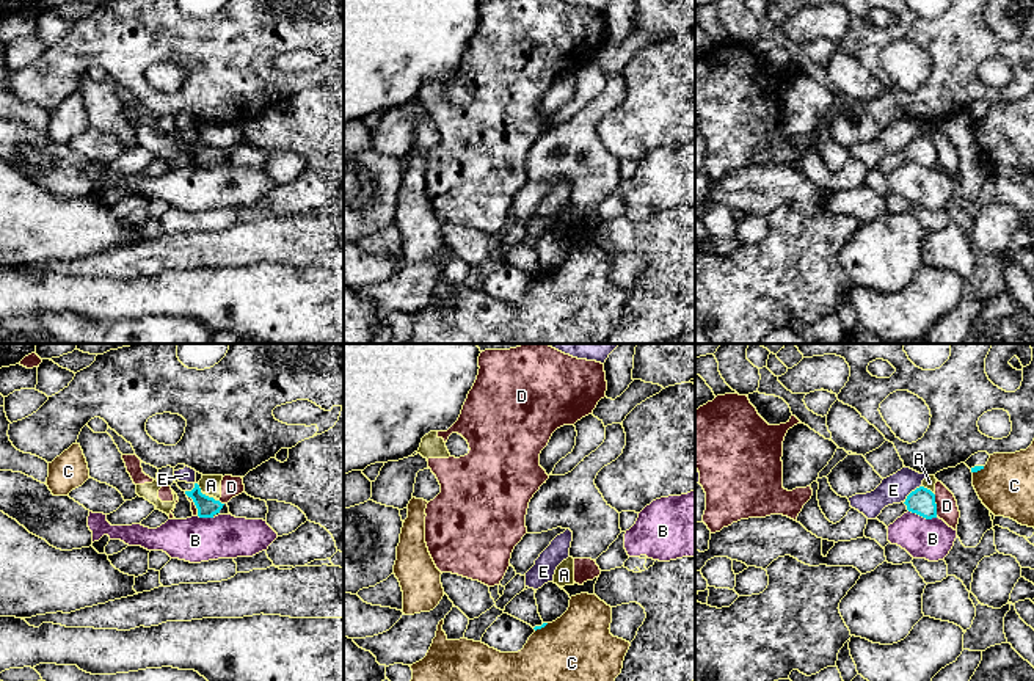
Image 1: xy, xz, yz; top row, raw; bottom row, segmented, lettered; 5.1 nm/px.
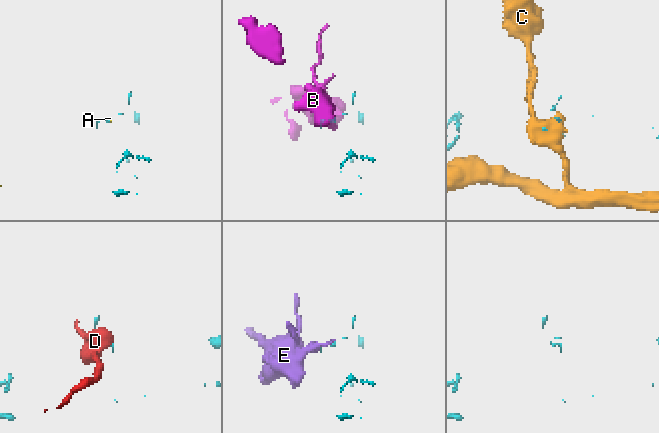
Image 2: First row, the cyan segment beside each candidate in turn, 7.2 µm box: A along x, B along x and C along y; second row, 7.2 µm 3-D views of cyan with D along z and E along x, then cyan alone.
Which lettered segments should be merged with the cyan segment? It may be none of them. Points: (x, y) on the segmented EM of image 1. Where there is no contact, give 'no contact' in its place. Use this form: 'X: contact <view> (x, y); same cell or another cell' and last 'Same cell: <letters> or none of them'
A: contact yz (926, 488); another cell
B: contact yz (923, 517); another cell
C: contact xz (542, 626); another cell
D: contact xy (212, 498); another cell
E: contact yz (910, 493); another cell
Same cell: none of them

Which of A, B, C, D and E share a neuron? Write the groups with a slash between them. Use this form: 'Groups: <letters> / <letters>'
Groups: A D / B / C / E

